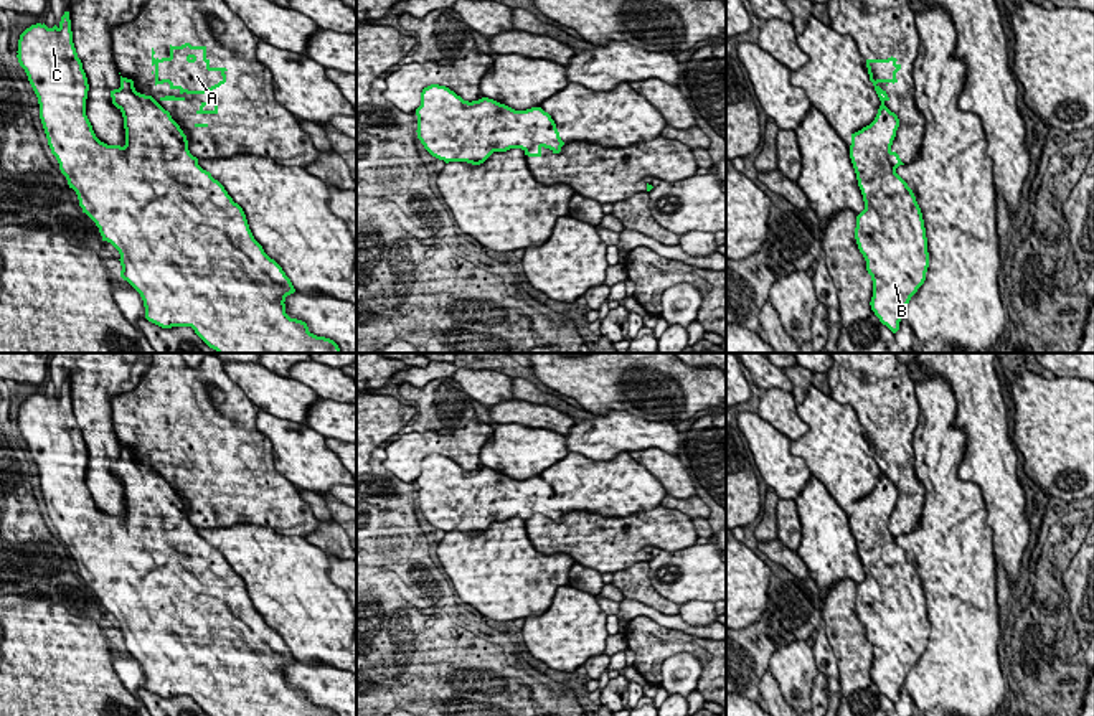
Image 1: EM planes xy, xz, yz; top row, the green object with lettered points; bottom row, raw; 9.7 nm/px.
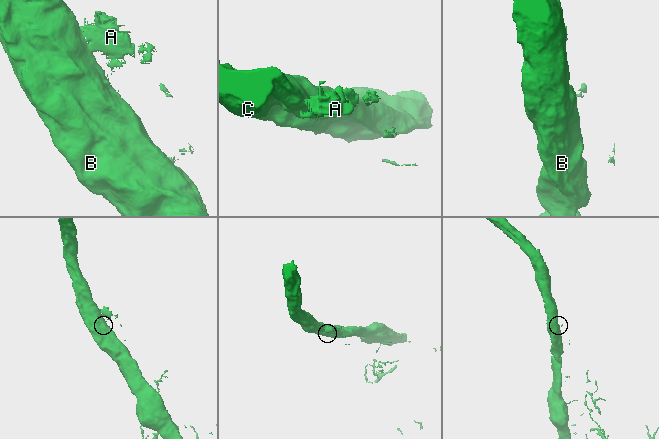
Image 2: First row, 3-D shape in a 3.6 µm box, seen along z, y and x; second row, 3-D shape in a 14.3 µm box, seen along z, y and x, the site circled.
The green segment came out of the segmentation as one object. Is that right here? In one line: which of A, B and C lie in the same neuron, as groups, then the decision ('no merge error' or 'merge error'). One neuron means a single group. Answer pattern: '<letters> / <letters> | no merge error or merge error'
A / B C | merge error

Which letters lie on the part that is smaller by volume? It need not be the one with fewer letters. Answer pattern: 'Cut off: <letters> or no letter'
Cut off: A

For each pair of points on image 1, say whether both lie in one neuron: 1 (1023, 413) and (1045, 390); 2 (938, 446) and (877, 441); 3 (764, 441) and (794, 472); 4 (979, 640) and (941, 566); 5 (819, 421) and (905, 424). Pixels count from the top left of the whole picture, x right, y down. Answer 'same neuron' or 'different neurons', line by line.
1: same neuron
2: different neurons
3: same neuron
4: same neuron
5: different neurons

